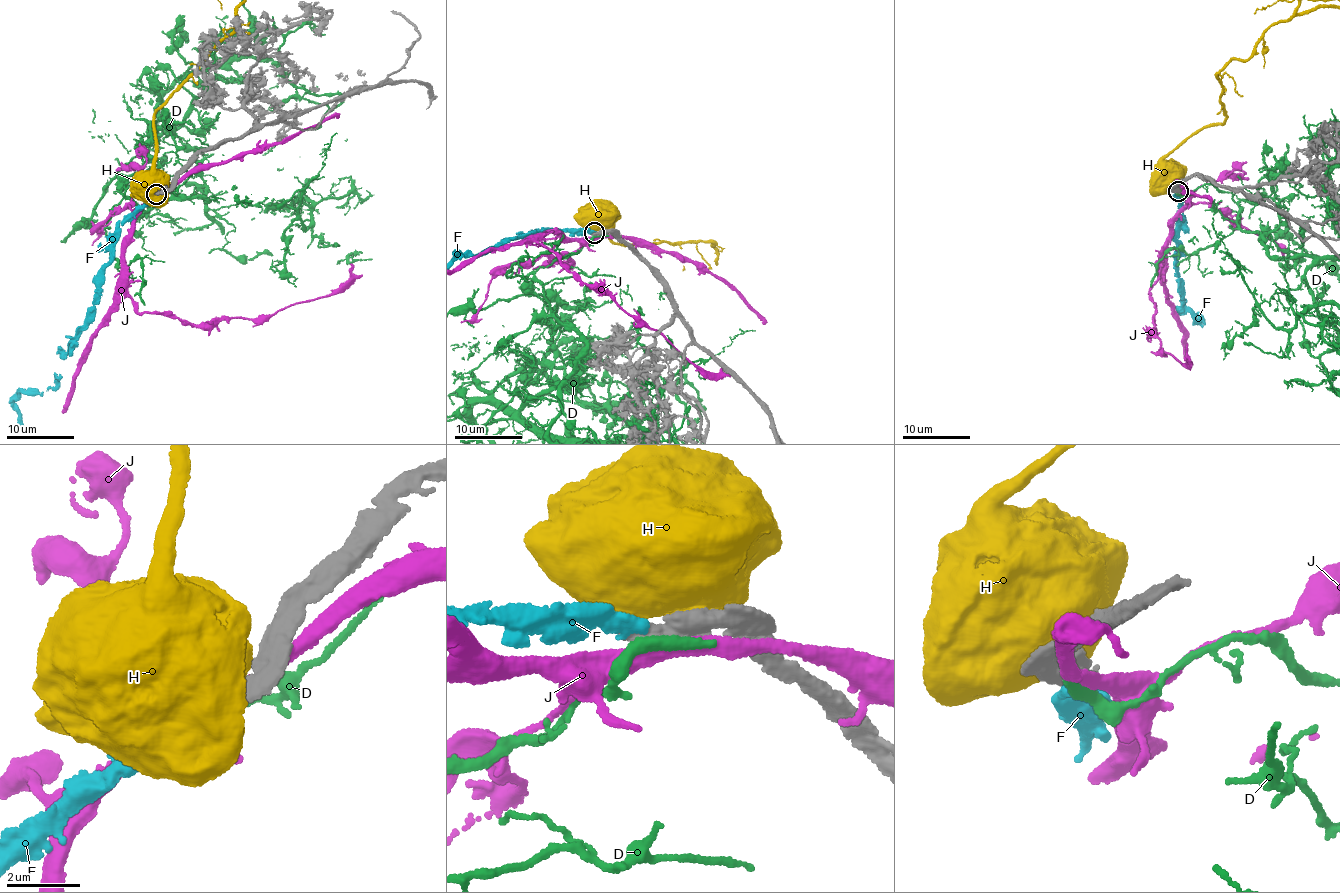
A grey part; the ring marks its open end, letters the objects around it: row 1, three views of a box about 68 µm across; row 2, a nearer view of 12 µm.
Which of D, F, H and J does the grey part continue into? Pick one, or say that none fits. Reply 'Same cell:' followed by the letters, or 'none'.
Same cell: F

